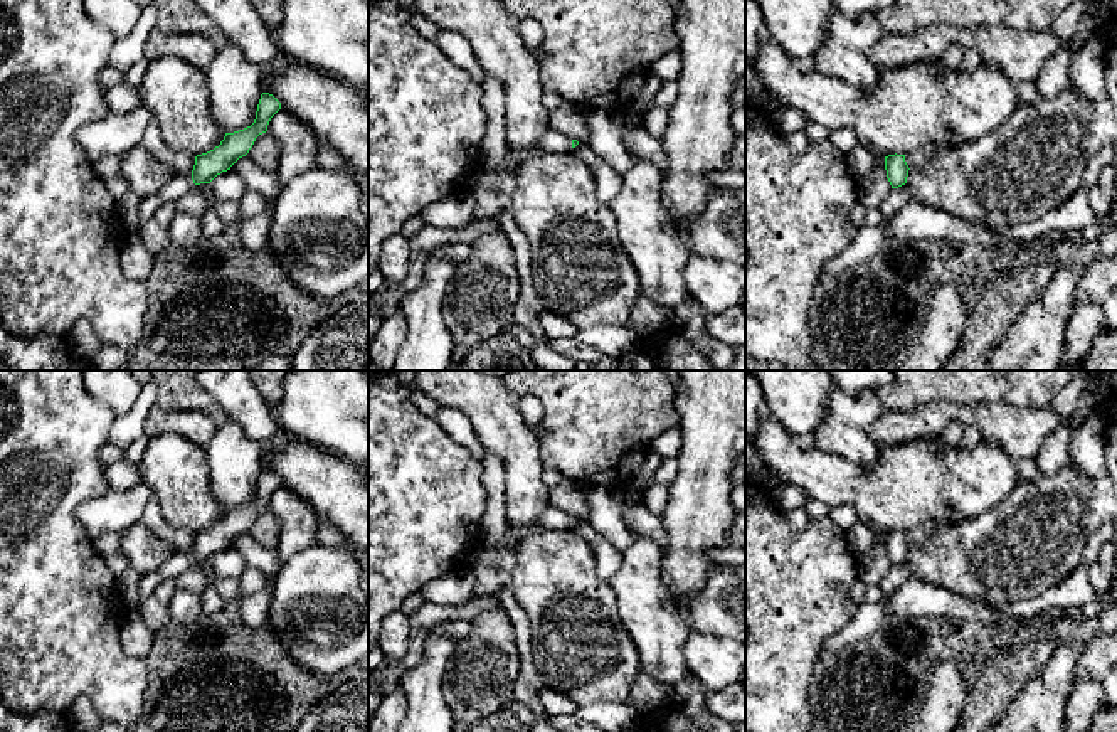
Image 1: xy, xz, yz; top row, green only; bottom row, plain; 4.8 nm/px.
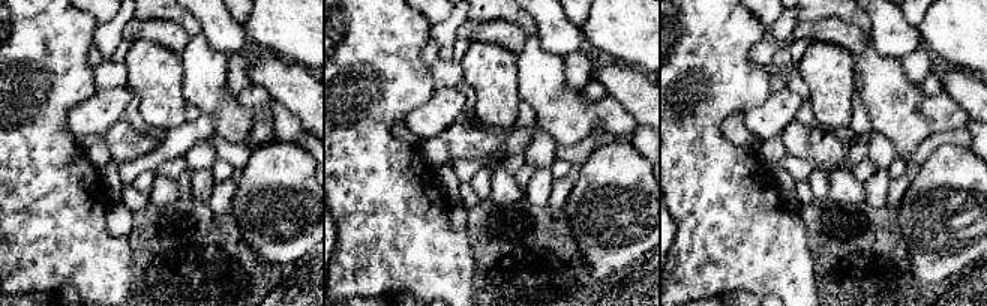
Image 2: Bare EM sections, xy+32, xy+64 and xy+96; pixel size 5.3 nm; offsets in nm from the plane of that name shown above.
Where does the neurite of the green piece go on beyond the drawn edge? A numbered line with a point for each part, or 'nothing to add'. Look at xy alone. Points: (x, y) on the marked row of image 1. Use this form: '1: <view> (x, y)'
1: xy (179, 185)

